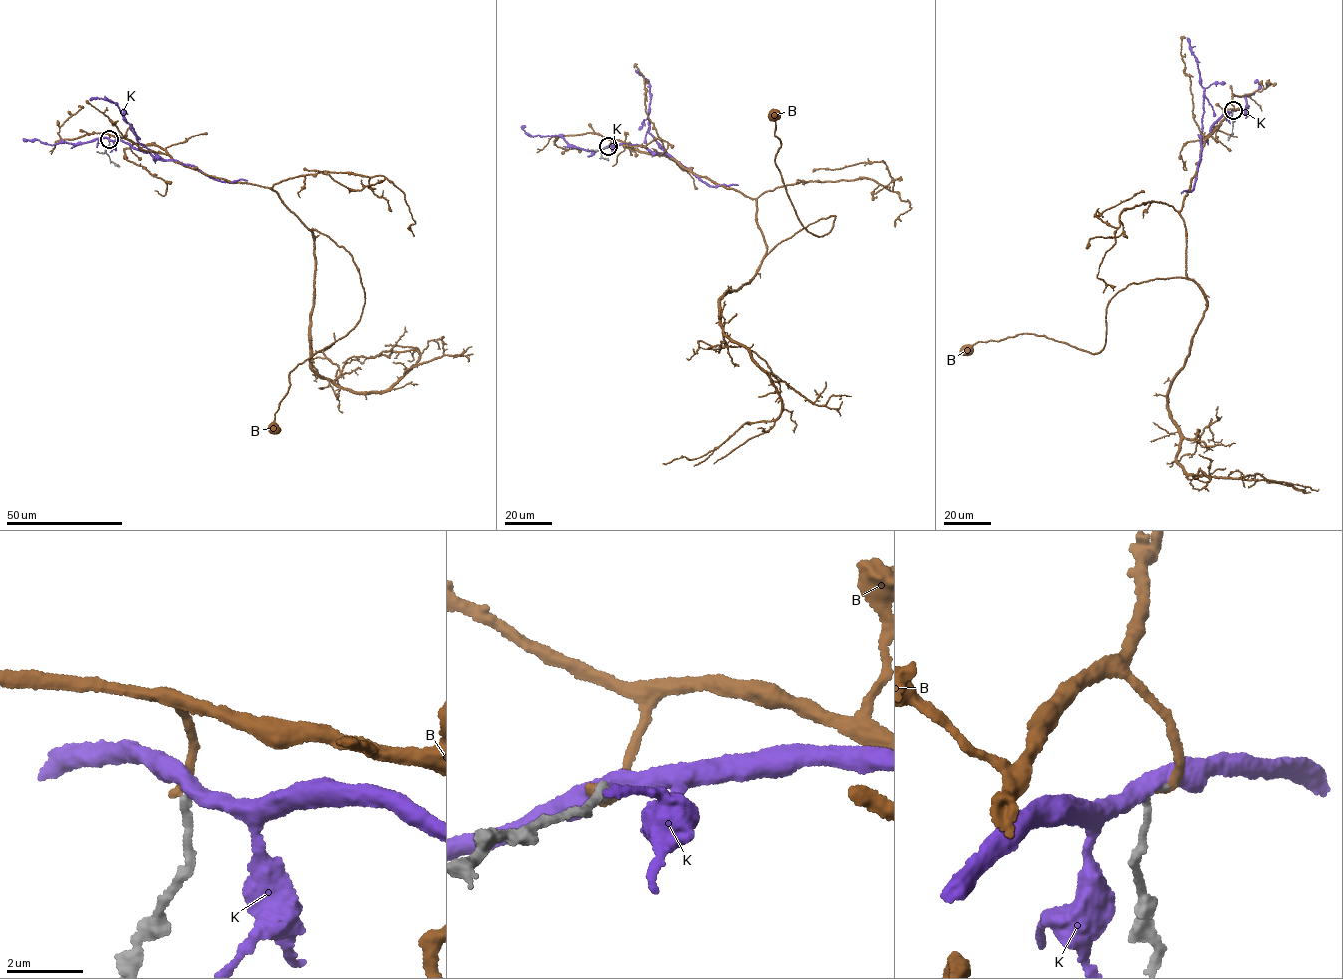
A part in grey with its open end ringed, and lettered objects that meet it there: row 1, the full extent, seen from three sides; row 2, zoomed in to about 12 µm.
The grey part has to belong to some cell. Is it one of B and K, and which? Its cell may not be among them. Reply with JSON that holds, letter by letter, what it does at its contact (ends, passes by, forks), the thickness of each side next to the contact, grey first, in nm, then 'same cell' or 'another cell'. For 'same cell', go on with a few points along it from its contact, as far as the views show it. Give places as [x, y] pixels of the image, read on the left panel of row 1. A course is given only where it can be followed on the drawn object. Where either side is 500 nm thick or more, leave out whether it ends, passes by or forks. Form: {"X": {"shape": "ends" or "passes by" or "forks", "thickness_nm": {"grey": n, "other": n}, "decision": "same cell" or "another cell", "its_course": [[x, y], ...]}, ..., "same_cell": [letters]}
{"B": {"shape": "ends", "thickness_nm": {"grey": 170, "other": 280}, "decision": "another cell"}, "K": {"shape": "passes by", "thickness_nm": {"grey": 170, "other": 480}, "decision": "another cell"}, "same_cell": []}

